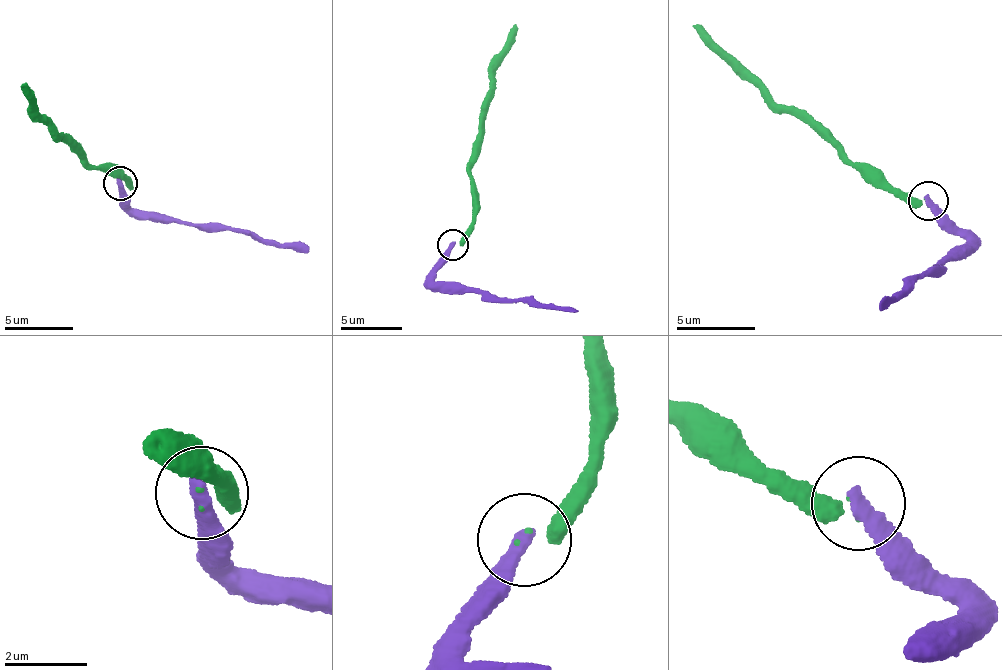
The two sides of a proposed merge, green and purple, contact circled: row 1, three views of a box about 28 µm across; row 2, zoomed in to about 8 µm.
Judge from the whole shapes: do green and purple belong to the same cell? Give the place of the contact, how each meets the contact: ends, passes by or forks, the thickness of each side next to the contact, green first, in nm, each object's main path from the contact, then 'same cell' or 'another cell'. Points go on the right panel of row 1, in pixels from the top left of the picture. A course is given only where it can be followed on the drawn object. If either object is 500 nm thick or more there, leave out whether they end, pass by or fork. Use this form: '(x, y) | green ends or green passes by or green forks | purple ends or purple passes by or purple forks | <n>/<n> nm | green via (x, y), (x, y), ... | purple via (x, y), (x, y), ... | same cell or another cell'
(928, 201) | green ends | purple ends | 170/400 nm | green via (926, 199), (920, 201), (866, 183), (823, 136), (778, 113), (692, 24) | purple via (929, 200), (968, 246), (909, 276), (900, 291), (878, 308) | same cell

